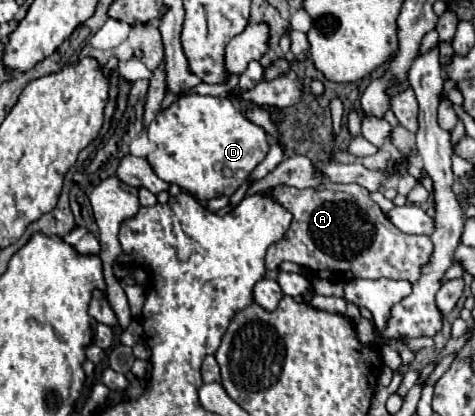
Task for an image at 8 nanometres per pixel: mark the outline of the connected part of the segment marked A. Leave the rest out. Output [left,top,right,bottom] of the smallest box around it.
[265,184,433,284]

